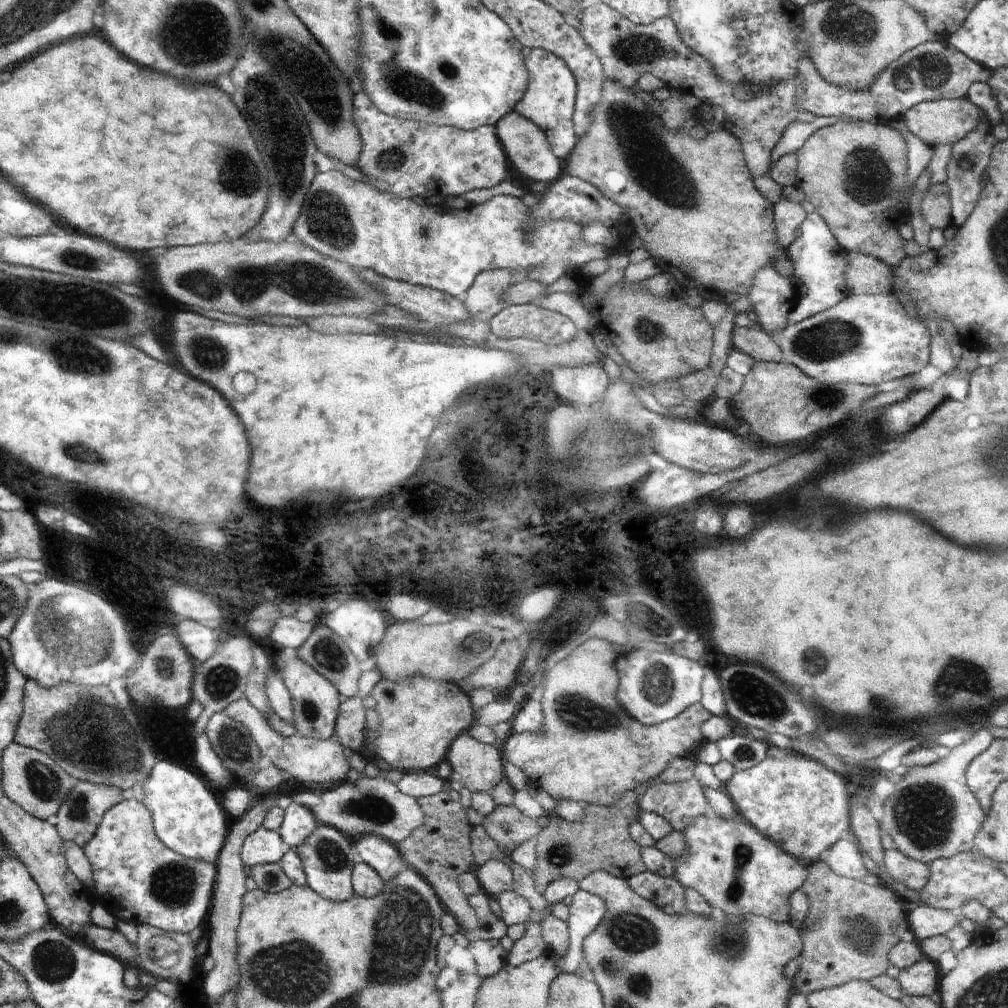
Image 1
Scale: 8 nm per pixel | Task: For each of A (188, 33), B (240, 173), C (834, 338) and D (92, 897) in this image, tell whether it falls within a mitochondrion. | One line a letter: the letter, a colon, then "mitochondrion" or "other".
A: mitochondrion
B: mitochondrion
C: mitochondrion
D: other

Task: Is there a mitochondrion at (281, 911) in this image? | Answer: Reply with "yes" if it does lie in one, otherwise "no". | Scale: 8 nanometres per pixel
no

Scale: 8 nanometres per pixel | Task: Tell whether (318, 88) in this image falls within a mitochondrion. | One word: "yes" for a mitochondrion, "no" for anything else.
yes

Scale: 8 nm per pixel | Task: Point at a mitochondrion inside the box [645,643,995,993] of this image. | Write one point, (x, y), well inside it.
(926, 814)

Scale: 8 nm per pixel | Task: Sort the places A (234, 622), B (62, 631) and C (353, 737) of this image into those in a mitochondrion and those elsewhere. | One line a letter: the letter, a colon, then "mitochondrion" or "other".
A: other
B: mitochondrion
C: other

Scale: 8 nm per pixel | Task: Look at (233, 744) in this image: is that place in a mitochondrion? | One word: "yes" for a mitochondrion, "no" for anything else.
yes

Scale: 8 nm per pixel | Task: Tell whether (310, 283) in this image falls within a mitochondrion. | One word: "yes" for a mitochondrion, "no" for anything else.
yes

